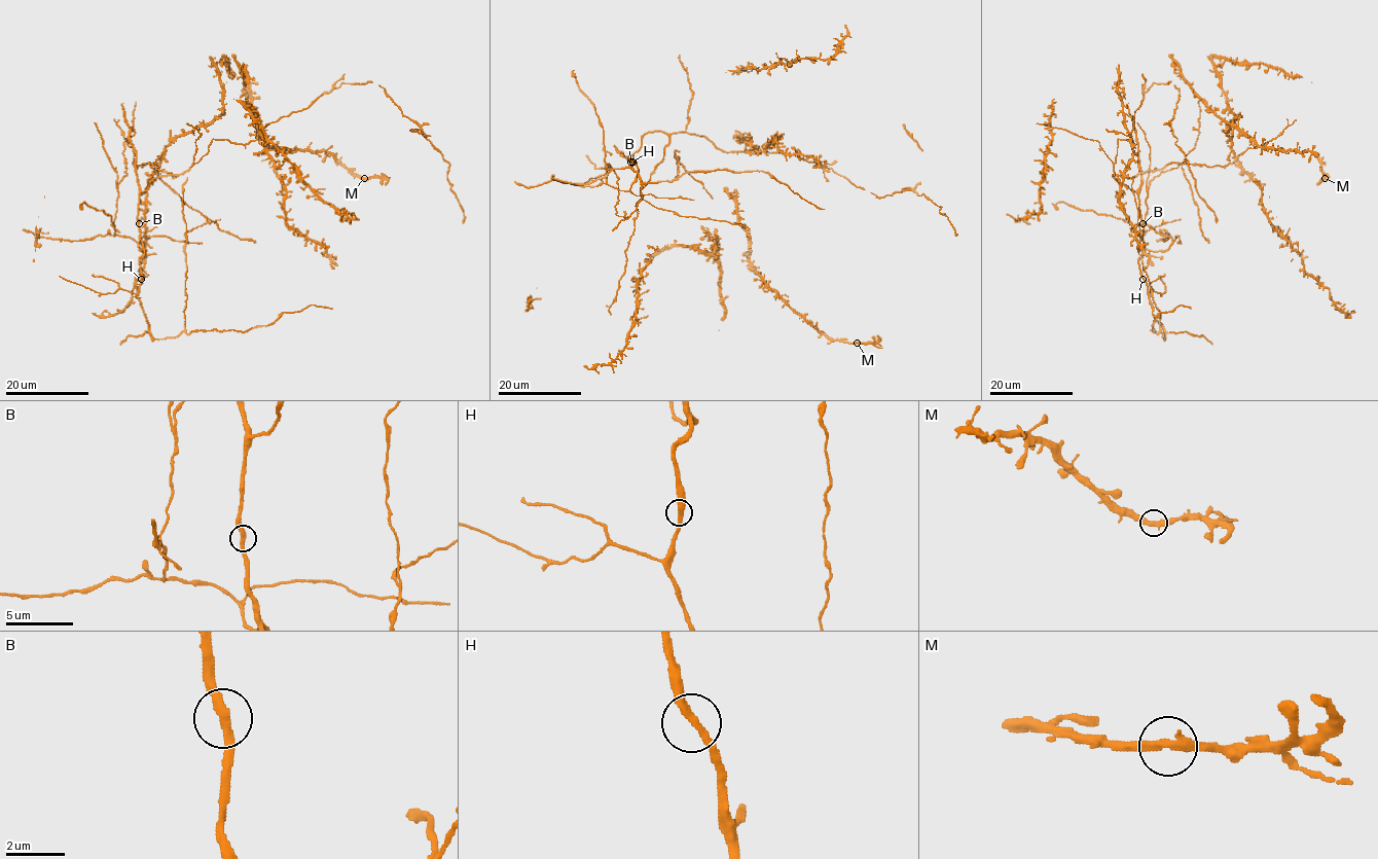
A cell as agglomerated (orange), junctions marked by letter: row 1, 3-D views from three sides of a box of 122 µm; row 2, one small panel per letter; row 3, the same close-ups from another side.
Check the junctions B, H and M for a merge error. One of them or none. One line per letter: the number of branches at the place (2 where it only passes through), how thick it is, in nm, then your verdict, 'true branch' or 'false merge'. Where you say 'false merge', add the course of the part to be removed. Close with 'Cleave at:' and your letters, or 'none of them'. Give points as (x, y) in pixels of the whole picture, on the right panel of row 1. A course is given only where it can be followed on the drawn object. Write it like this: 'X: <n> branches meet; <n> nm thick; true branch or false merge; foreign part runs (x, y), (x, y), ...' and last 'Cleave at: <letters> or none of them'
B: 2 branches meet; 320 nm thick; true branch
H: 2 branches meet; 320 nm thick; true branch
M: 2 branches meet; 340 nm thick; true branch
Cleave at: none of them

